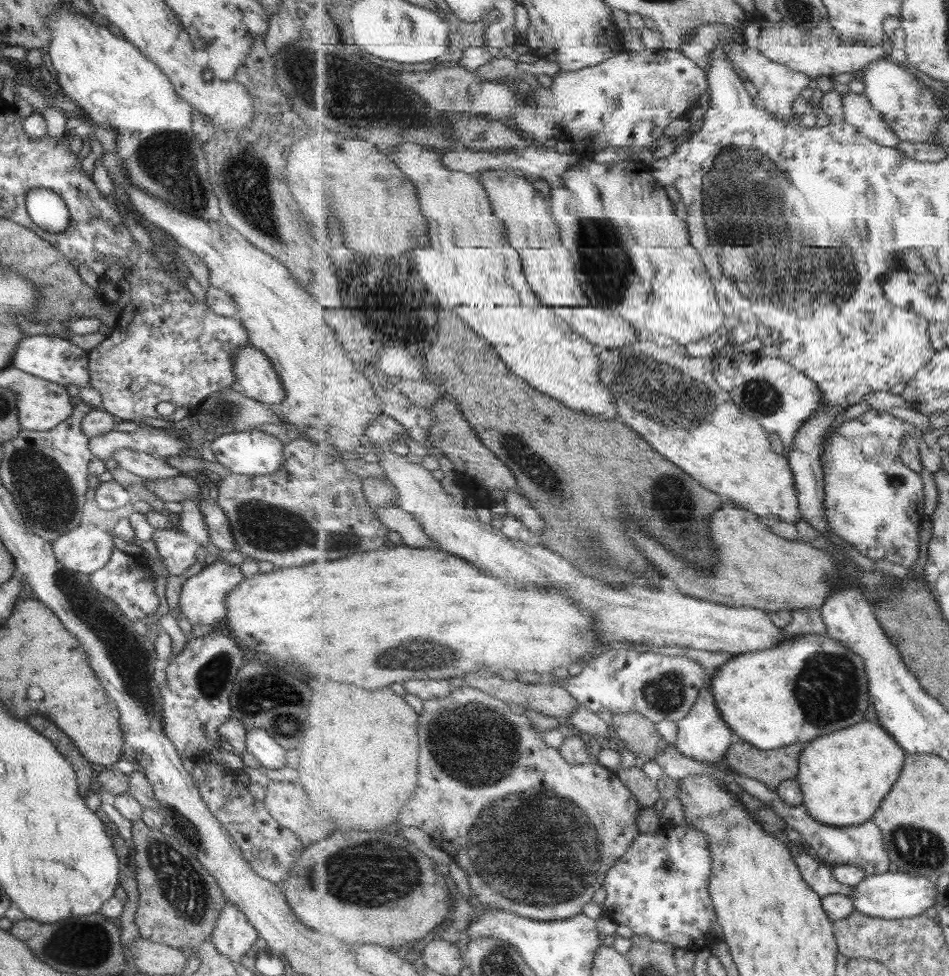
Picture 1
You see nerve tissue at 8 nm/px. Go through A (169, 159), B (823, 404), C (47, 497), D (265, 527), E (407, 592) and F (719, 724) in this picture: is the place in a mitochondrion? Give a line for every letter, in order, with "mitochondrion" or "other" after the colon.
A: mitochondrion
B: other
C: mitochondrion
D: mitochondrion
E: other
F: other

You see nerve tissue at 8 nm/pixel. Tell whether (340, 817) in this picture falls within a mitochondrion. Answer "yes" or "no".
no

